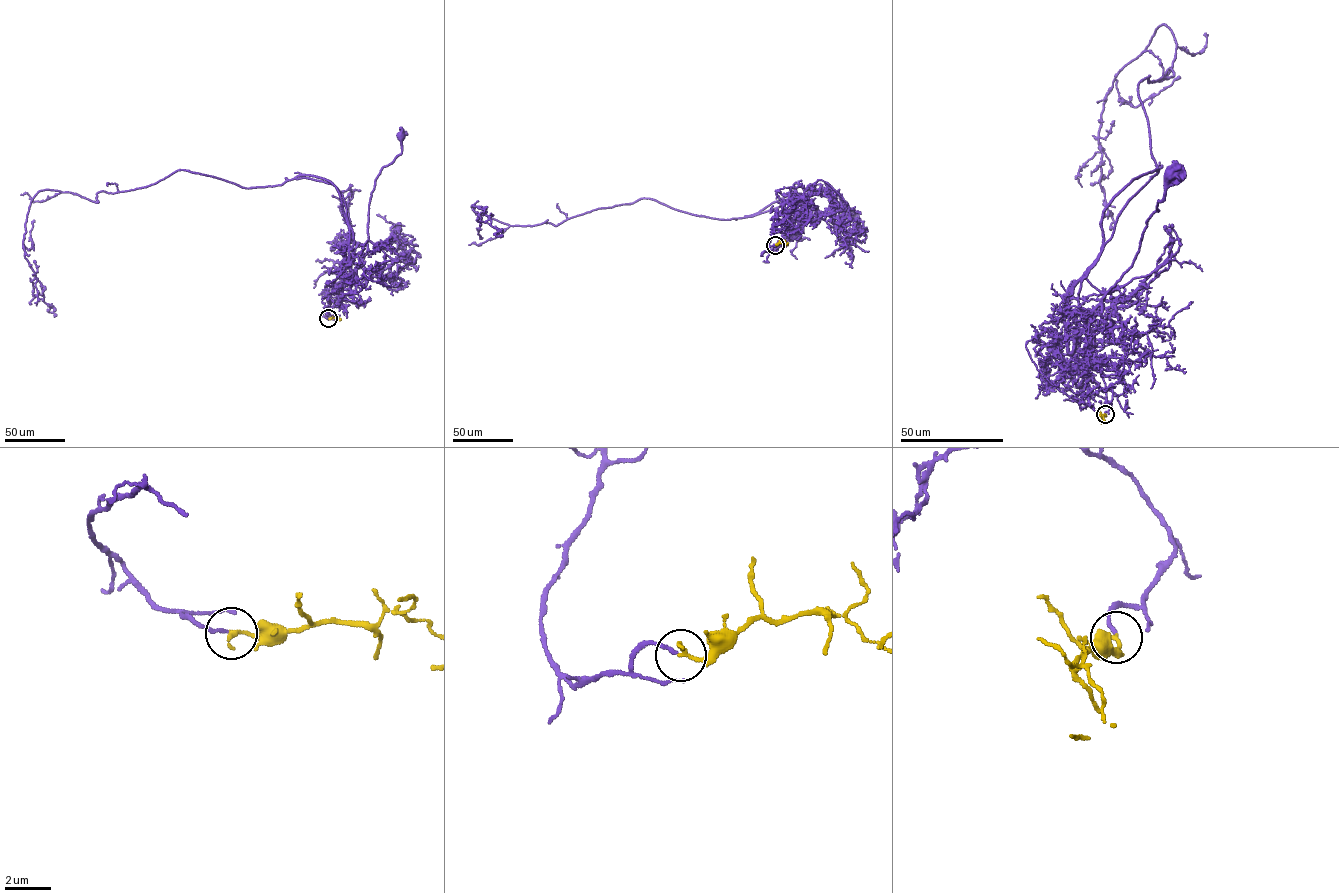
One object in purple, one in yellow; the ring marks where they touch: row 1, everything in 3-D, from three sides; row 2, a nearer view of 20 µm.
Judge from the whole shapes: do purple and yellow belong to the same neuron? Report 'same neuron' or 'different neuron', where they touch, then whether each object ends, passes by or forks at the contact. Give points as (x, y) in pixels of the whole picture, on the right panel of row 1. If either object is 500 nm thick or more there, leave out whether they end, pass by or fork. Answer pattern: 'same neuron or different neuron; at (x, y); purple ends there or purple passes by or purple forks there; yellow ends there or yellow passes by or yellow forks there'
same neuron; at (1105, 414); purple ends there; yellow ends there

